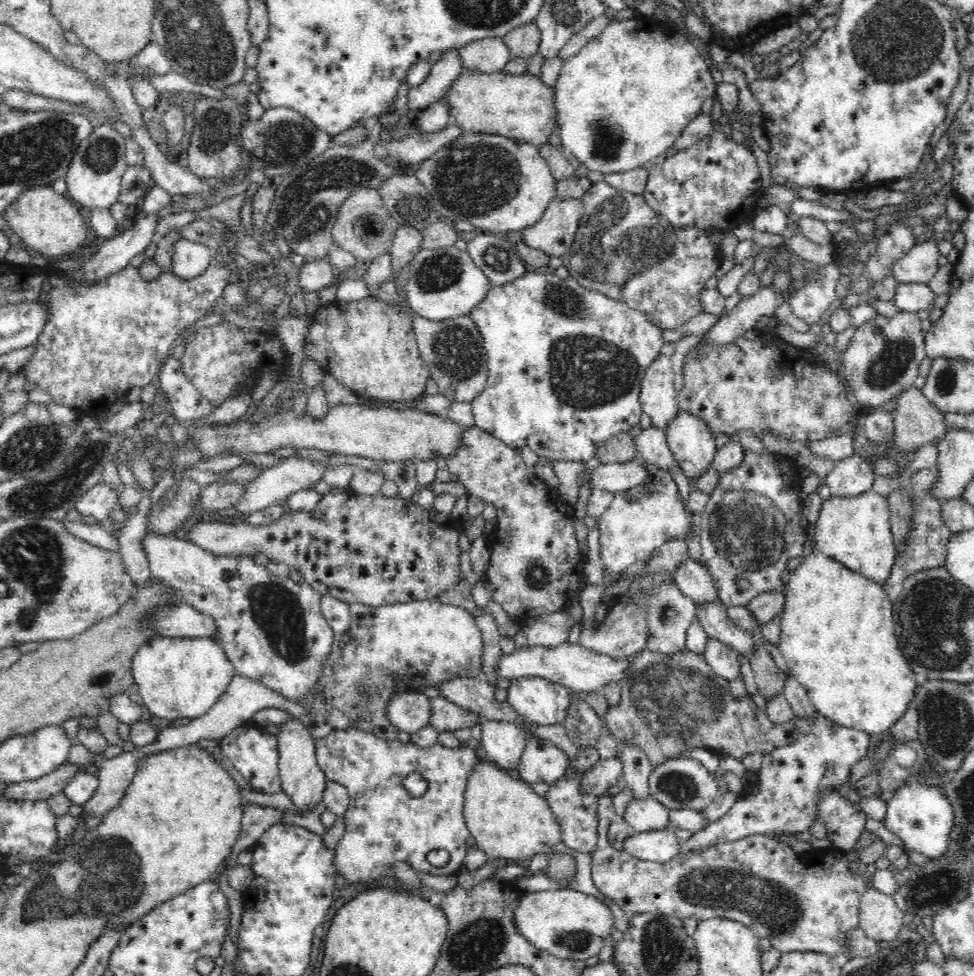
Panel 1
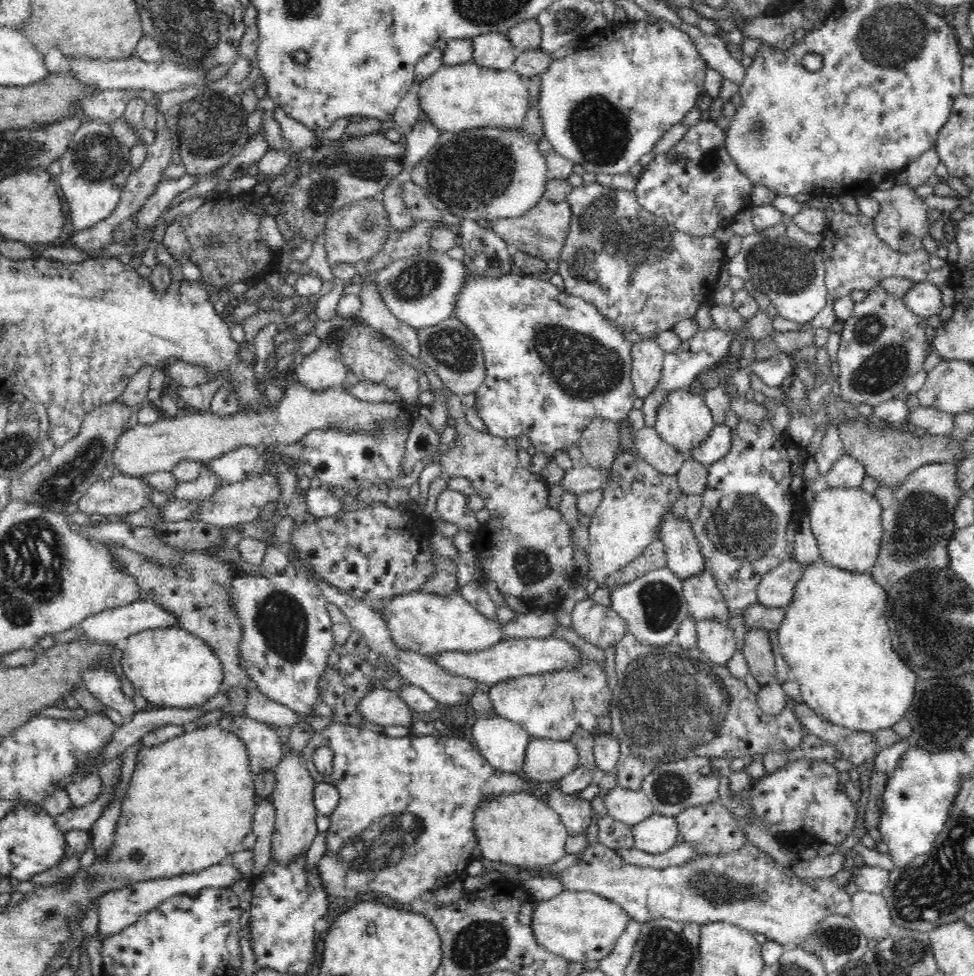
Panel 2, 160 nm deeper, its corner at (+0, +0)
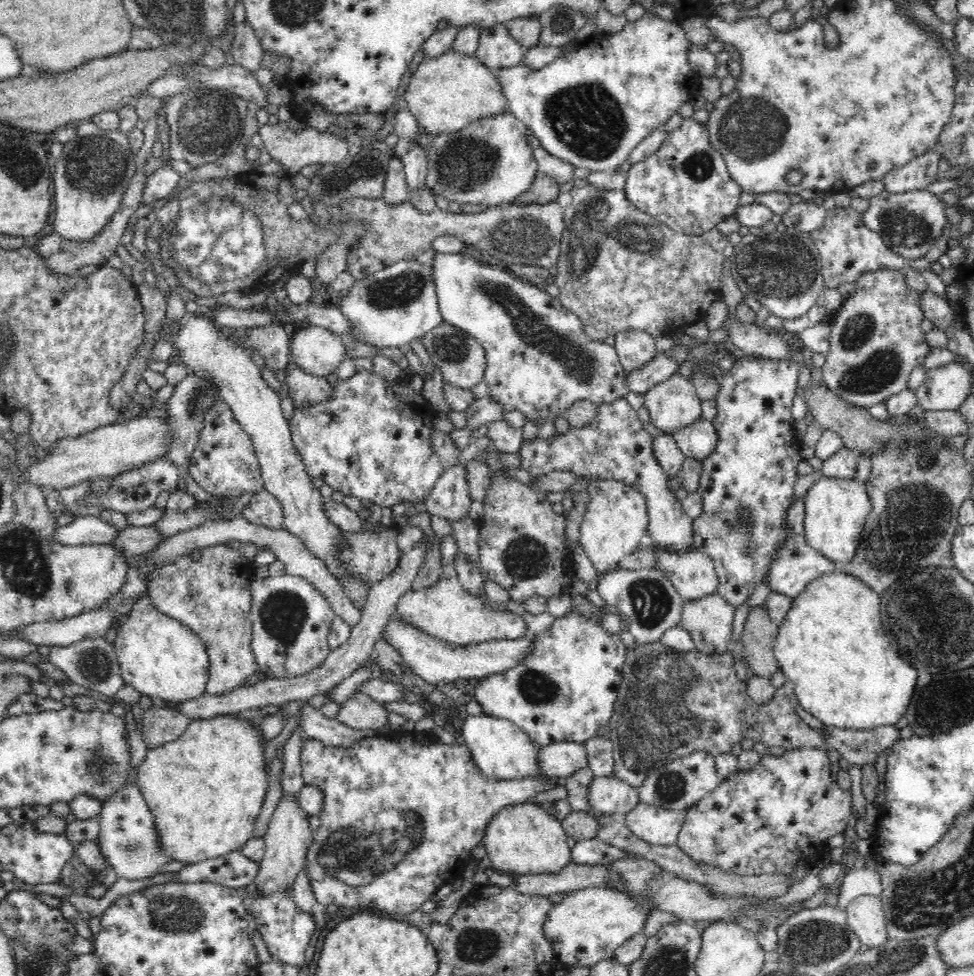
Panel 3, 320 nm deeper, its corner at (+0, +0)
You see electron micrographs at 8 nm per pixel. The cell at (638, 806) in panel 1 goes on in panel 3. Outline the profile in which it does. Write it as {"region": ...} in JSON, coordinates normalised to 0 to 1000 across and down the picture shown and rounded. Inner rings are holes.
{"region":[[[630,794],[610,795],[602,809],[602,821],[615,833],[639,838],[655,824],[657,816],[654,807]]]}

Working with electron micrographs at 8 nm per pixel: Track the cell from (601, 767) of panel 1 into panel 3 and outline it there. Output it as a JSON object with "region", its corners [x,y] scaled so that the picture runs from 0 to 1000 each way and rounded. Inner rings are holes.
{"region":[[[405,748],[396,755],[380,755],[361,763],[358,767],[336,765],[324,757],[313,756],[308,770],[308,783],[310,795],[314,804],[326,806],[333,818],[331,818],[331,830],[326,836],[329,839],[328,849],[320,855],[320,865],[314,873],[315,885],[312,892],[318,901],[318,908],[322,913],[322,919],[329,926],[335,928],[353,930],[376,930],[380,934],[394,934],[402,940],[417,941],[426,932],[441,922],[441,918],[456,906],[463,906],[474,899],[478,887],[486,881],[485,869],[496,861],[498,850],[502,847],[503,841],[516,828],[524,825],[540,823],[544,821],[552,811],[565,809],[574,803],[571,798],[565,799],[559,796],[542,796],[534,799],[507,799],[497,796],[489,782],[485,780],[485,774],[477,762],[460,763],[454,761],[450,755],[435,750],[418,750]]]}

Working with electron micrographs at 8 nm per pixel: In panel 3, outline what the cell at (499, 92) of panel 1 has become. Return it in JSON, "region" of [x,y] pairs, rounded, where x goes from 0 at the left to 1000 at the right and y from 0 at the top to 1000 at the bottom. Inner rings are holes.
{"region":[[[465,49],[452,57],[436,57],[423,75],[414,99],[418,112],[441,141],[466,138],[489,123],[523,113],[522,103],[505,73],[489,57],[468,53]]]}

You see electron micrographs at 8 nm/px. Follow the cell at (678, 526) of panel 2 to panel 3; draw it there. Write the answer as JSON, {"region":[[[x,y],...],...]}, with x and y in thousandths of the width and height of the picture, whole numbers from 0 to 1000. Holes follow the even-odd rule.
{"region":[[[636,407],[628,412],[616,412],[612,420],[612,428],[604,432],[598,439],[584,436],[580,443],[570,443],[566,448],[554,448],[550,446],[547,449],[536,449],[534,461],[530,463],[532,468],[532,478],[544,483],[548,488],[563,486],[567,483],[579,483],[589,486],[589,491],[599,491],[608,494],[614,491],[639,493],[647,497],[663,511],[663,520],[665,524],[665,546],[672,557],[683,559],[685,564],[691,566],[704,566],[708,564],[711,557],[711,533],[702,525],[699,513],[694,511],[694,505],[690,504],[687,499],[687,486],[681,483],[678,474],[674,471],[670,460],[670,451],[672,450],[662,435],[655,429],[653,420],[645,413],[642,407]]]}

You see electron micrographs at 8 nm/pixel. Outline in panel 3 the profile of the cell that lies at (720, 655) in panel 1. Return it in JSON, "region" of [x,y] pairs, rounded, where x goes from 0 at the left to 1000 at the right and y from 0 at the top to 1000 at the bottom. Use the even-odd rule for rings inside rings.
{"region":[[[734,605],[721,614],[702,614],[695,642],[708,650],[715,667],[728,672],[739,671],[751,664],[754,629],[755,622]]]}

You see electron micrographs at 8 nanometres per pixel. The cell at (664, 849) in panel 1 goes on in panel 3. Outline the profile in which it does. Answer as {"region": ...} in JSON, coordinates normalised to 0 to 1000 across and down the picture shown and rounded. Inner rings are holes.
{"region":[[[657,820],[640,838],[641,845],[659,861],[688,867],[695,863],[704,833],[705,829],[684,830]]]}

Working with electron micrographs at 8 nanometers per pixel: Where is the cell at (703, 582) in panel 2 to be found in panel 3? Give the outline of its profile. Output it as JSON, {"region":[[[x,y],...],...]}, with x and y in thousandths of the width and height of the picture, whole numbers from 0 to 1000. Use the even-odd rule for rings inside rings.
{"region":[[[671,554],[671,567],[671,583],[682,586],[701,614],[721,614],[737,603],[737,589],[732,574],[711,557],[704,566],[691,566]]]}

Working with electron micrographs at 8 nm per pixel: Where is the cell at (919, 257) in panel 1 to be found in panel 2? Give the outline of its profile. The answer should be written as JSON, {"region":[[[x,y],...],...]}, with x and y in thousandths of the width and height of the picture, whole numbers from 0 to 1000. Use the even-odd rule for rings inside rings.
{"region":[[[883,216],[880,219],[856,217],[844,238],[844,243],[839,258],[848,274],[846,289],[849,303],[854,307],[872,302],[875,297],[889,298],[910,284],[935,285],[940,289],[951,288],[956,276],[953,269],[956,261],[951,256],[934,260],[919,258],[900,241],[897,224]]]}

